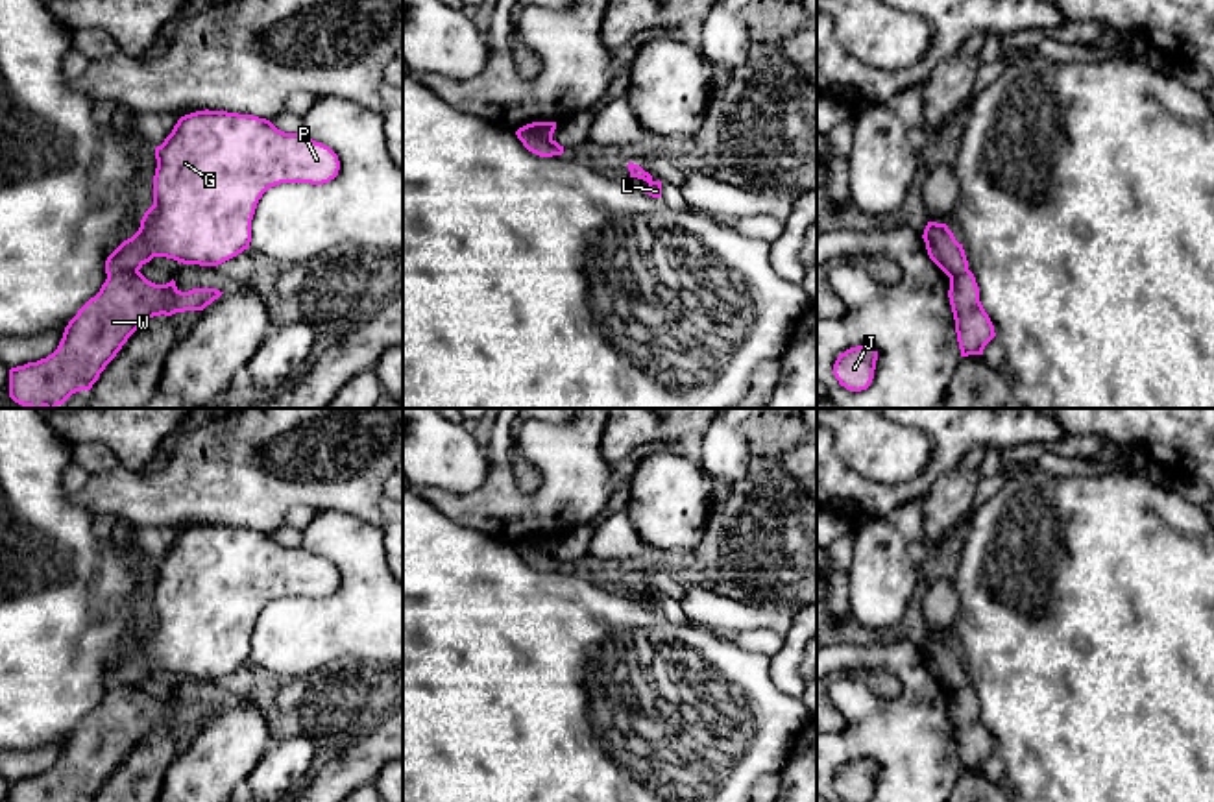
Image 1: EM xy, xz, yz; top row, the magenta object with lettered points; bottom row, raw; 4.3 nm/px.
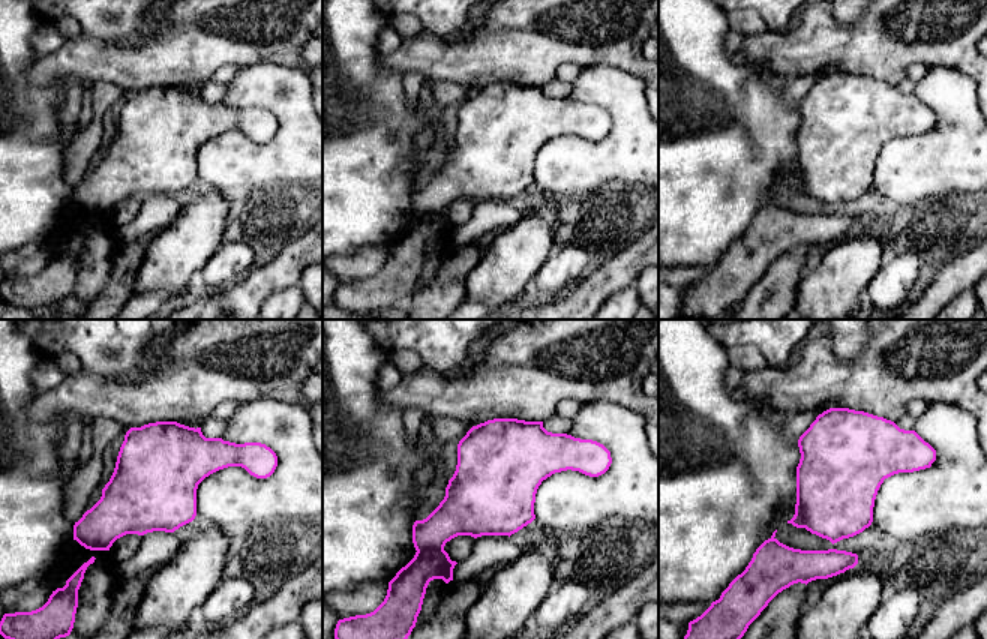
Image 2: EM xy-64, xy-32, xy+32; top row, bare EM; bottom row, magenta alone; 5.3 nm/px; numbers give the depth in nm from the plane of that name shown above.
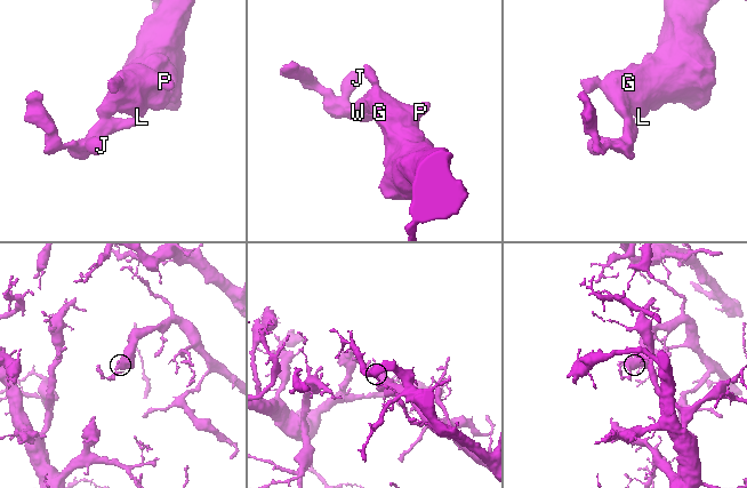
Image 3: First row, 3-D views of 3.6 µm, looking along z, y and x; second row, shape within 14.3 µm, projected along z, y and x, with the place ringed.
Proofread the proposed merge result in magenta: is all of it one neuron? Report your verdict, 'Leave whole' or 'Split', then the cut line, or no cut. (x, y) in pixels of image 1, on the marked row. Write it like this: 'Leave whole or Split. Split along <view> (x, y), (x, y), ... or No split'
Split. Split along xy (137, 270), (121, 270), (108, 276)

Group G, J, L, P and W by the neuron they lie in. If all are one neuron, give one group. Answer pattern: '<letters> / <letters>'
G L P / J W

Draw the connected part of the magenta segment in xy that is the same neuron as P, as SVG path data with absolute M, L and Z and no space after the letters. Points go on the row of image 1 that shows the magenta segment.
M196 111L177 120L155 148L153 205L139 231L105 261L105 273L139 272L153 257L218 266L251 242L251 220L262 194L281 183L323 185L338 176L338 155L301 131L285 133L270 120L227 111Z

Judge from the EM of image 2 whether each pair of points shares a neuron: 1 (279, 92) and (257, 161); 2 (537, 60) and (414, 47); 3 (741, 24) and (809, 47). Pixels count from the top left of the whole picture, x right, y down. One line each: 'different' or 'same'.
1: same
2: same
3: different

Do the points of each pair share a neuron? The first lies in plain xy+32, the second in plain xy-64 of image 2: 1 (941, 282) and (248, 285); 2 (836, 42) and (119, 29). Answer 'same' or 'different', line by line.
1: same
2: different

